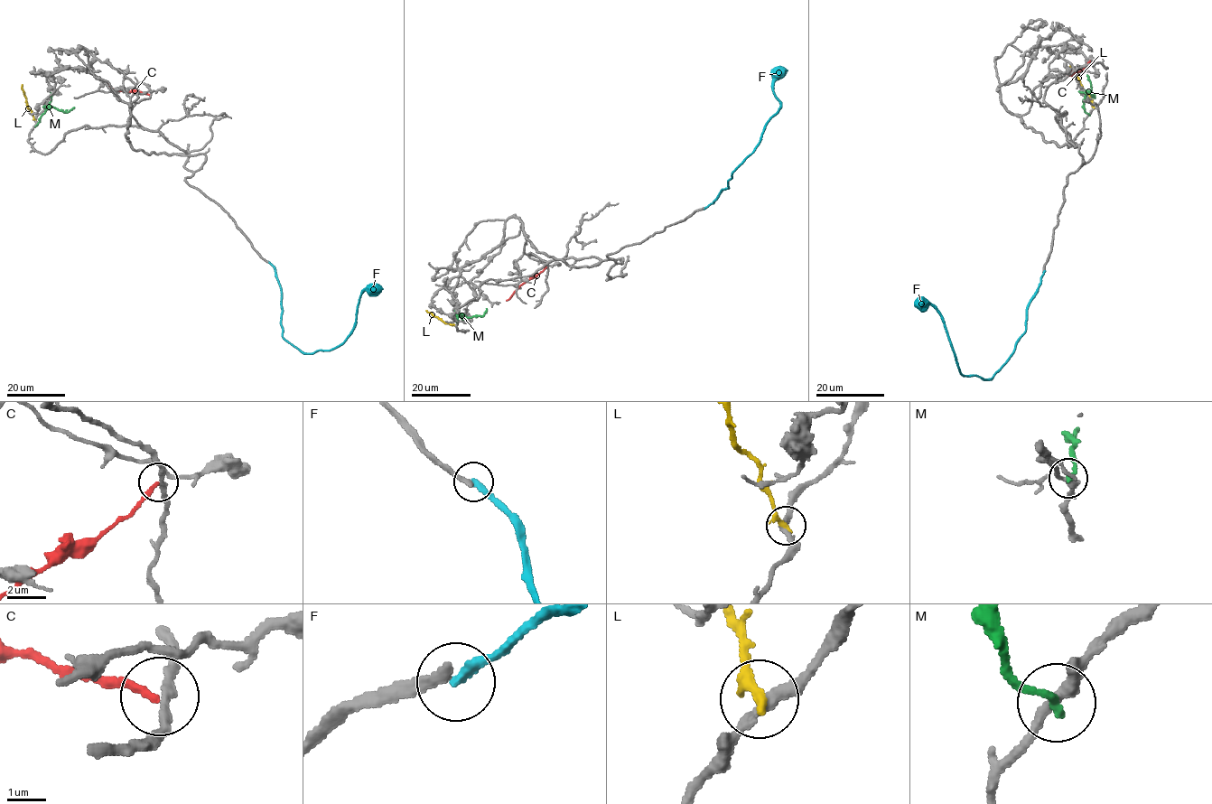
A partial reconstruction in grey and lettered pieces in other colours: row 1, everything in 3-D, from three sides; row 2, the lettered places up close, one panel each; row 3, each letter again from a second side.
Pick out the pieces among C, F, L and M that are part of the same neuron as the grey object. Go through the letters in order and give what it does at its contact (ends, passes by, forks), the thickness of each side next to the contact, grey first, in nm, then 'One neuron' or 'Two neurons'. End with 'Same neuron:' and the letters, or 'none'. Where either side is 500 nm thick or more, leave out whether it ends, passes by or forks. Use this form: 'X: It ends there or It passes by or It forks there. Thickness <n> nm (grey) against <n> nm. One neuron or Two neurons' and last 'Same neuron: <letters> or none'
C: It ends there. Thickness 180 nm (grey) against 190 nm. Two neurons
F: It ends there. Thickness 280 nm (grey) against 280 nm. Two neurons
L: It ends there. Thickness 280 nm (grey) against 280 nm. Two neurons
M: It ends there. Thickness 260 nm (grey) against 200 nm. Two neurons
Same neuron: none

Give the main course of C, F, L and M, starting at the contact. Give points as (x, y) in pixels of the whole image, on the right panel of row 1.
C: (1067, 76), (1079, 71), (1090, 60)
F: (1044, 271), (1026, 308), (1026, 331), (988, 379), (963, 376), (944, 321), (929, 303), (916, 305)
L: (1094, 107), (1089, 96), (1069, 66)
M: (1089, 114), (1084, 102), (1086, 91), (1091, 92), (1095, 98), (1088, 91)

